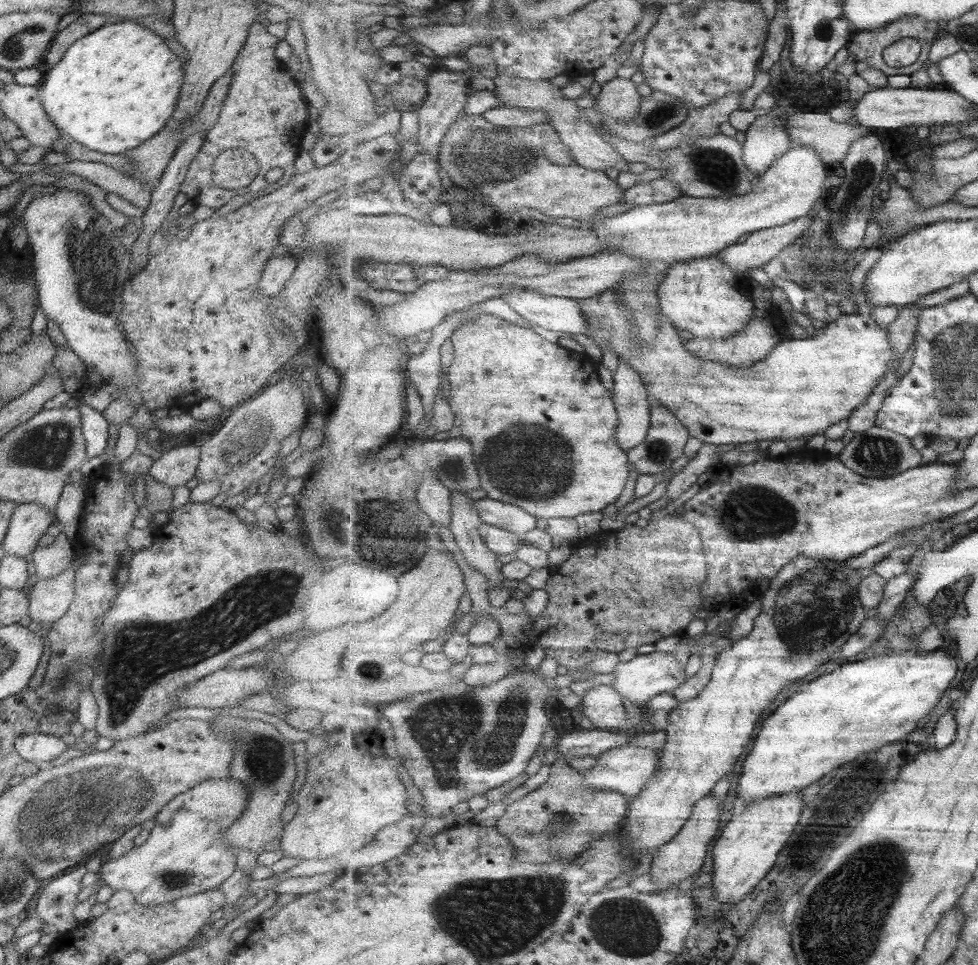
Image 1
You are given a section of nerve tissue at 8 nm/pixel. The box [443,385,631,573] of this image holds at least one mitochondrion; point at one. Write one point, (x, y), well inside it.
(539, 463)

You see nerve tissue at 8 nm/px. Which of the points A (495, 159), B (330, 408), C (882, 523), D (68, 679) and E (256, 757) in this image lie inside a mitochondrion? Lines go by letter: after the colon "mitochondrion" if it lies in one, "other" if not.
A: mitochondrion
B: other
C: other
D: mitochondrion
E: mitochondrion

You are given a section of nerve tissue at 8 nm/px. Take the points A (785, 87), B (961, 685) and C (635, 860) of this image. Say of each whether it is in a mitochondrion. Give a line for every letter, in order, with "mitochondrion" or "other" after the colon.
A: other
B: other
C: other

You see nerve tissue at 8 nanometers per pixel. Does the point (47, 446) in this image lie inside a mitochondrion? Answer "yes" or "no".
yes

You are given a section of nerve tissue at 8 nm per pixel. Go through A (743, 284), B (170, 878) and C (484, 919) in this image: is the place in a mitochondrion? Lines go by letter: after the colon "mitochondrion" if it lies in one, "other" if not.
A: other
B: mitochondrion
C: mitochondrion

